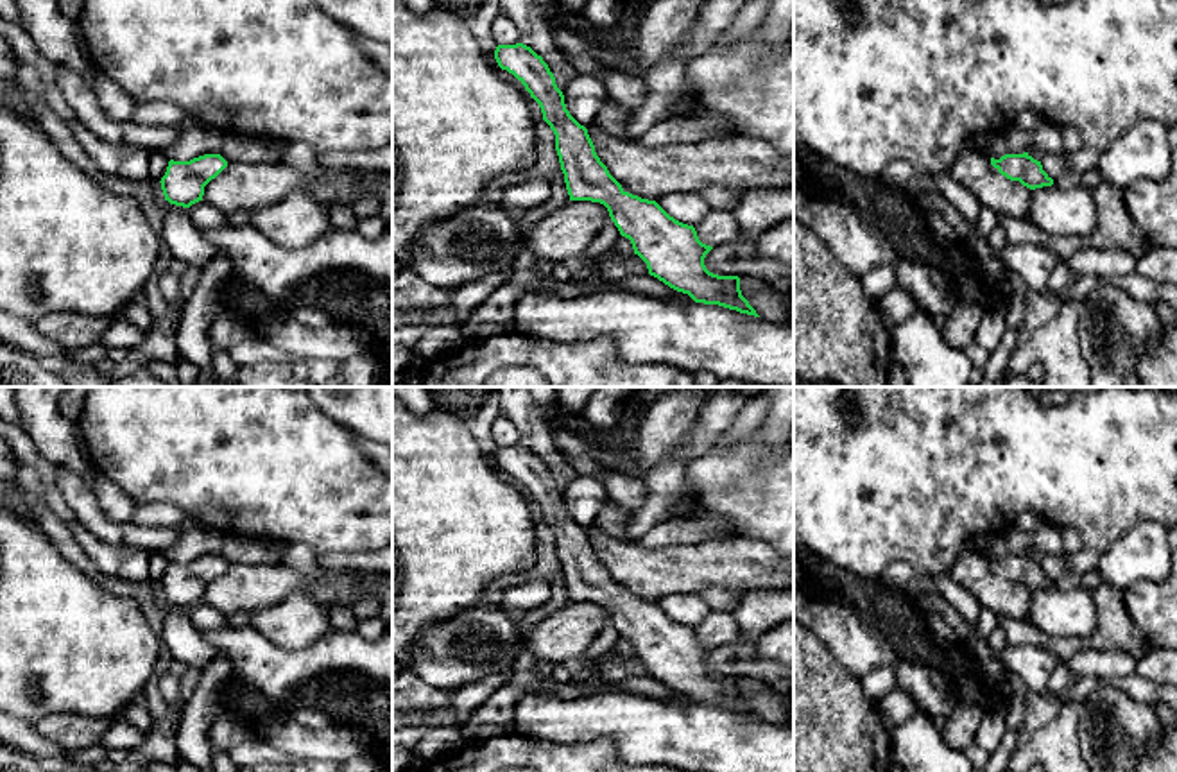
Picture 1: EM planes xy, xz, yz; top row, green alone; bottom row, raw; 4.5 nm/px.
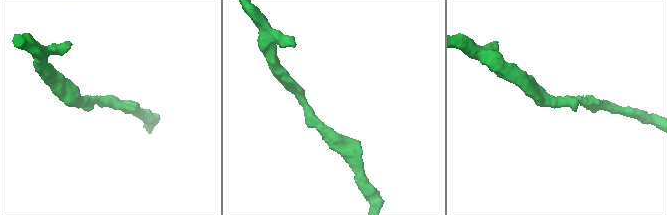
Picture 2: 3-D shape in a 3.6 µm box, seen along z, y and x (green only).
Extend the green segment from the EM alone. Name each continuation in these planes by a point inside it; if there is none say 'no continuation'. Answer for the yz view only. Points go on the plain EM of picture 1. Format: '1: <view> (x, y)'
no continuation

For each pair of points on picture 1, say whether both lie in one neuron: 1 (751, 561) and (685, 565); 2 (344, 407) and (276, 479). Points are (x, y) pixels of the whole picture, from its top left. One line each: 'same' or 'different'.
1: same
2: different

